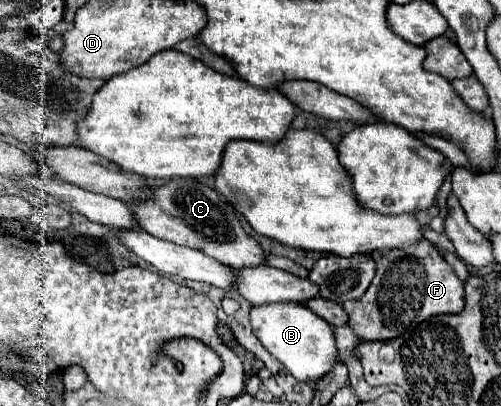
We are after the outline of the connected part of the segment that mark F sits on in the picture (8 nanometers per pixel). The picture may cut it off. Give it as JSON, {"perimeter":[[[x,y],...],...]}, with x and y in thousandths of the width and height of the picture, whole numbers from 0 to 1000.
{"perimeter":[[[854,589],[806,613],[750,613],[739,628],[750,643],[747,692],[723,736],[687,746],[695,805],[715,840],[774,840],[802,825],[810,796],[842,796],[862,776],[918,771],[926,761],[926,697]]]}

